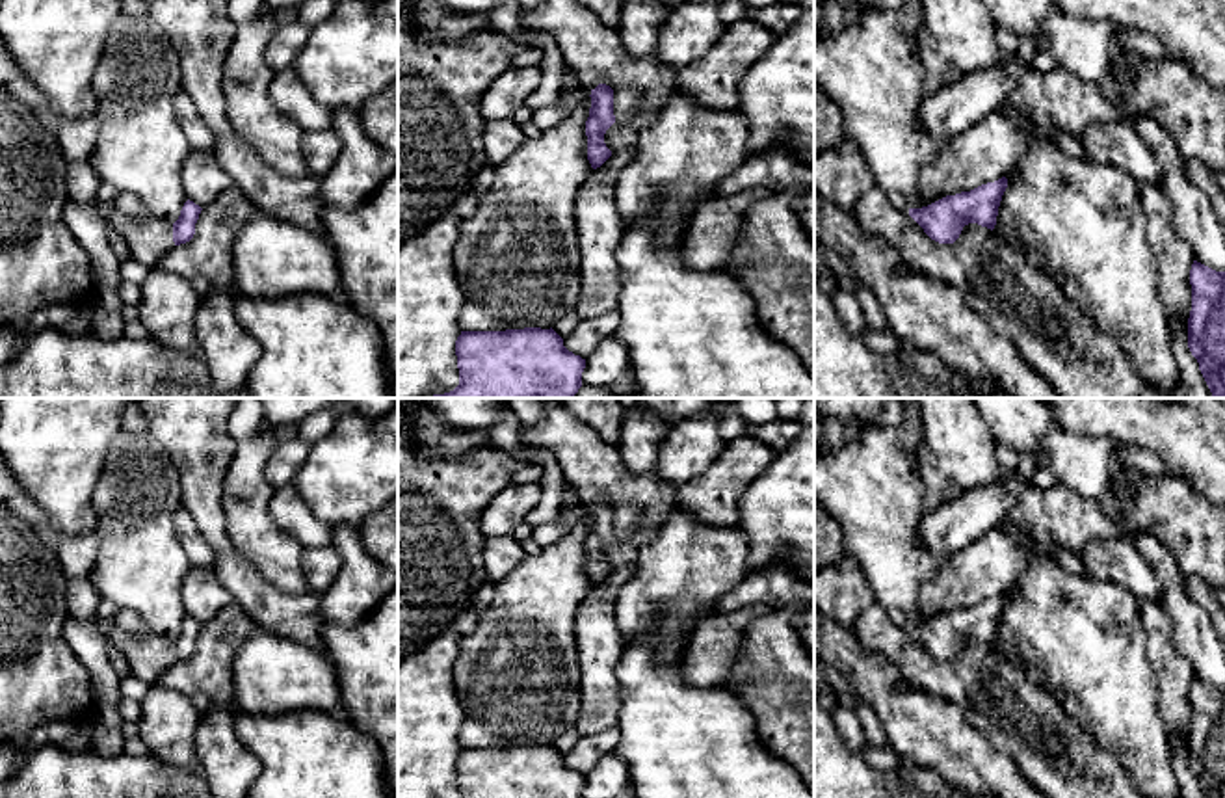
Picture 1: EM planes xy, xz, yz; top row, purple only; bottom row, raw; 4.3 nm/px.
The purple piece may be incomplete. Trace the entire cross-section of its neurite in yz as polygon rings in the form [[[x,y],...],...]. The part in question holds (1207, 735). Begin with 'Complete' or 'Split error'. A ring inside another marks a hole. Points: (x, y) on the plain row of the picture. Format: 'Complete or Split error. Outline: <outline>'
Complete. Outline: [[[1193,677],[1190,701],[1188,765],[1205,798],[1225,798],[1225,688]]]

